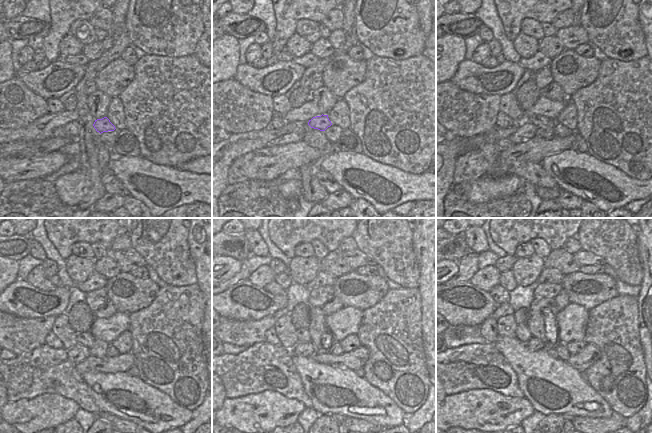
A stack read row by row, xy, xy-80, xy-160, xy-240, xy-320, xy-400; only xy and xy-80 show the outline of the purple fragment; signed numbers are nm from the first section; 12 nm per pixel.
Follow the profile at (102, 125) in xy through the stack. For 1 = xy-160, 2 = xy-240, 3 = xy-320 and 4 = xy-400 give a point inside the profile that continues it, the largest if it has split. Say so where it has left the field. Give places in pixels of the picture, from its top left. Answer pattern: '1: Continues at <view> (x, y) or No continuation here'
1: Continues at xy-160 (539, 121)
2: Continues at xy-240 (86, 339)
3: Continues at xy-320 (303, 336)
4: Continues at xy-400 (523, 334)

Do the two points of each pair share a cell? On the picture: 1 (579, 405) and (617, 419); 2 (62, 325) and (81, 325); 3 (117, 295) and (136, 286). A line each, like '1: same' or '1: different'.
1: different
2: different
3: same

